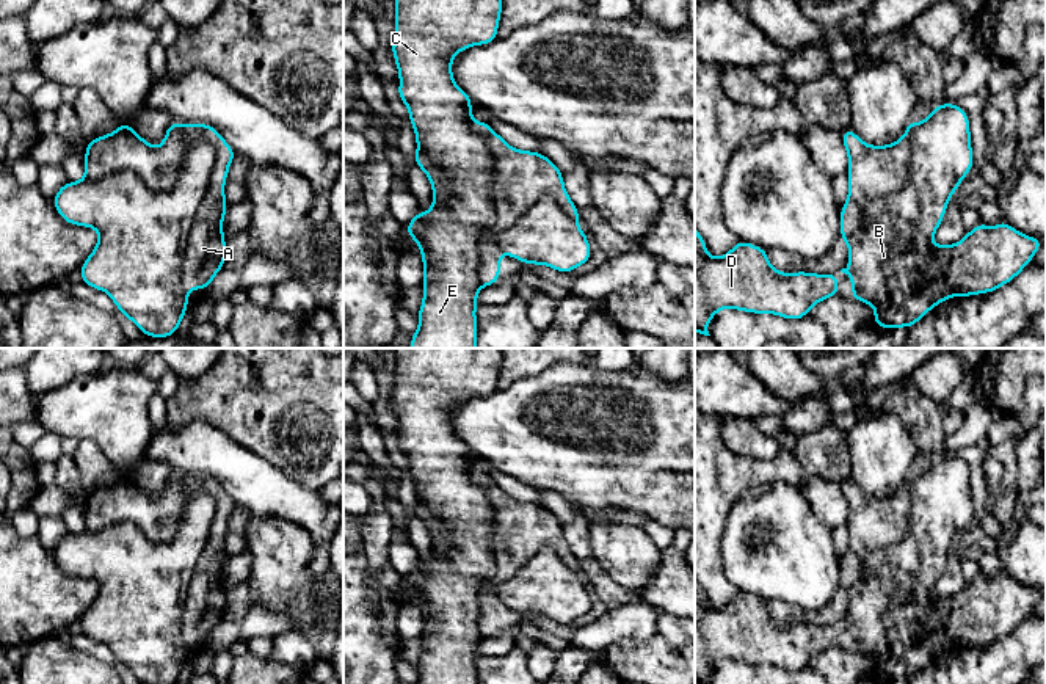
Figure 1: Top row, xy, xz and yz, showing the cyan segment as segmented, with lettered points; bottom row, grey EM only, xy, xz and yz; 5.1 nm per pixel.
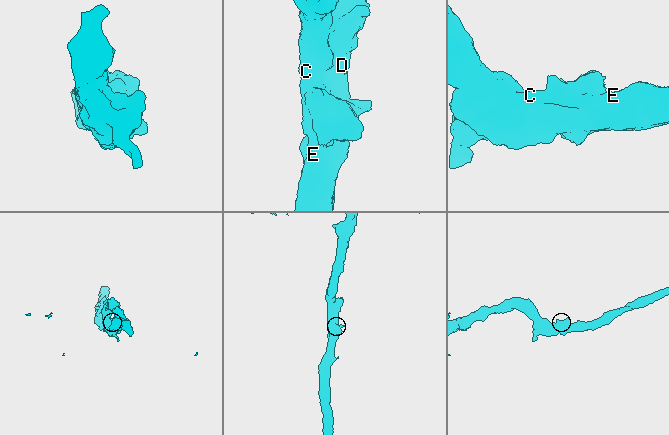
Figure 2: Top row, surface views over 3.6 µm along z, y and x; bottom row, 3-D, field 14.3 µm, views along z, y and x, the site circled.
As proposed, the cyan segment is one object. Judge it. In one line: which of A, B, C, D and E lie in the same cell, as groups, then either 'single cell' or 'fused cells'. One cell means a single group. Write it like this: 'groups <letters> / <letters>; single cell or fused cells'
groups A / B C D E; fused cells

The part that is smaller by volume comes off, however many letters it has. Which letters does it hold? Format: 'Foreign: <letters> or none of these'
Foreign: A

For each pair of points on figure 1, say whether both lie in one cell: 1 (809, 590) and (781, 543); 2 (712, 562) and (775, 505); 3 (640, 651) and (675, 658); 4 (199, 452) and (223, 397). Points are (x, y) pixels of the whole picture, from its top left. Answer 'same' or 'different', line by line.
1: same
2: different
3: same
4: different

